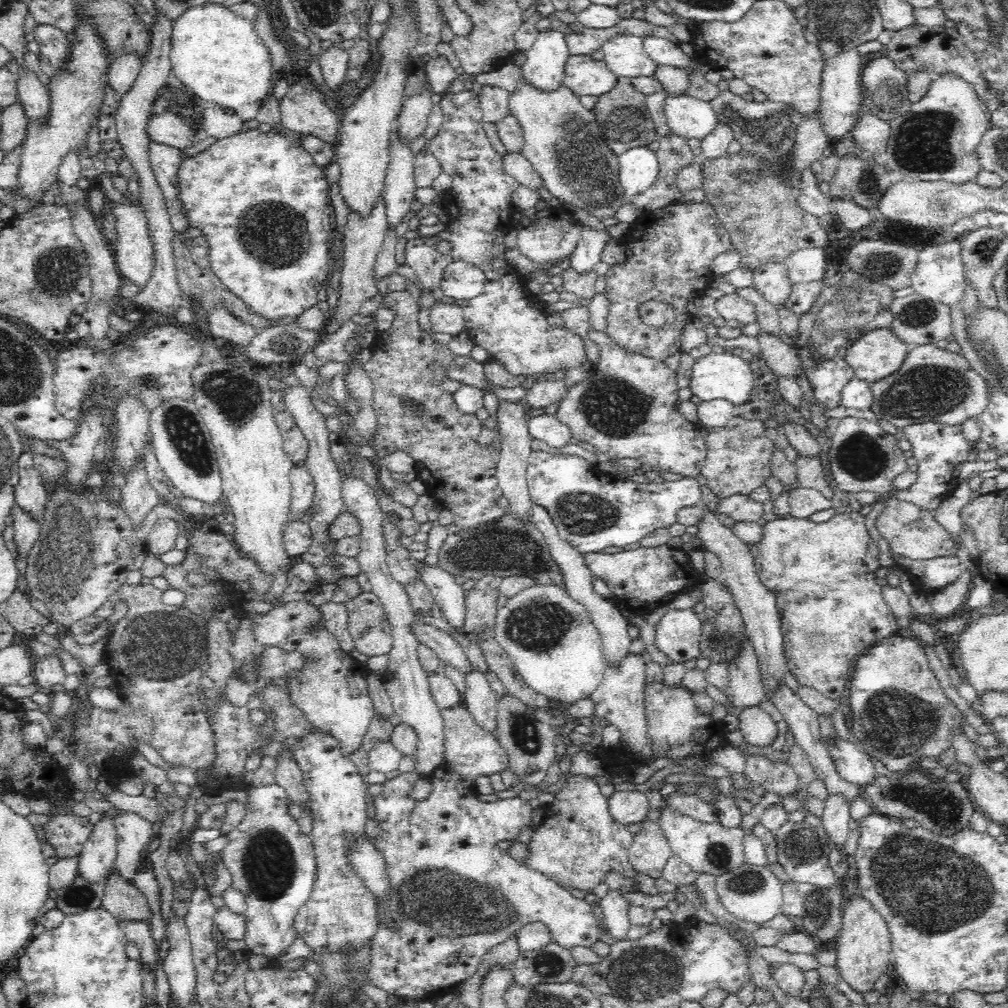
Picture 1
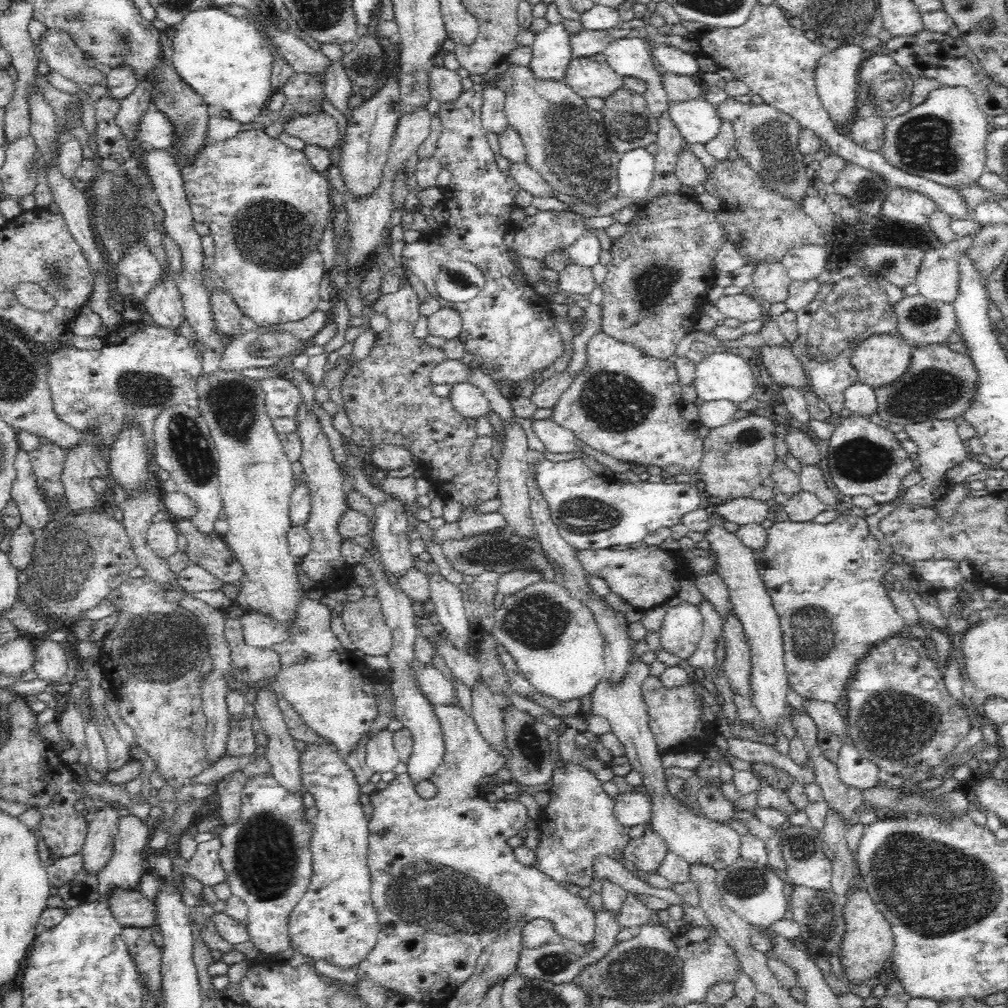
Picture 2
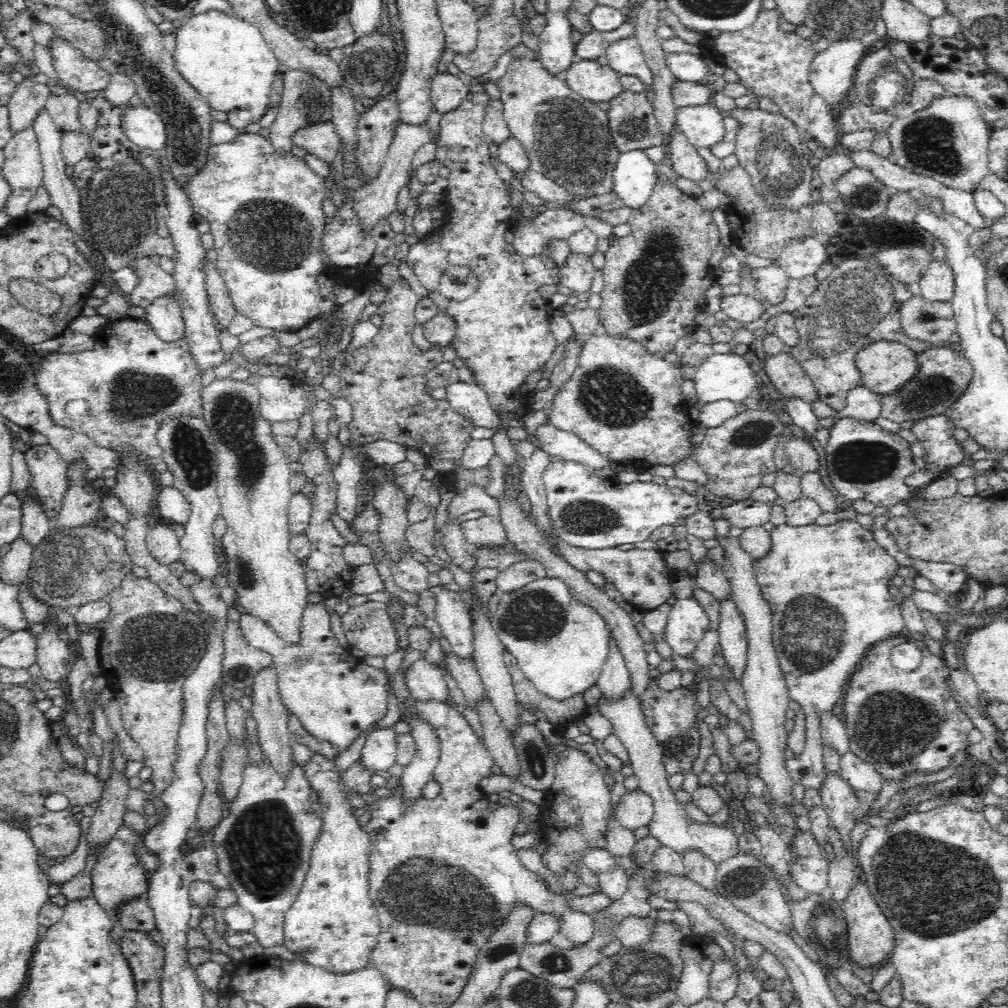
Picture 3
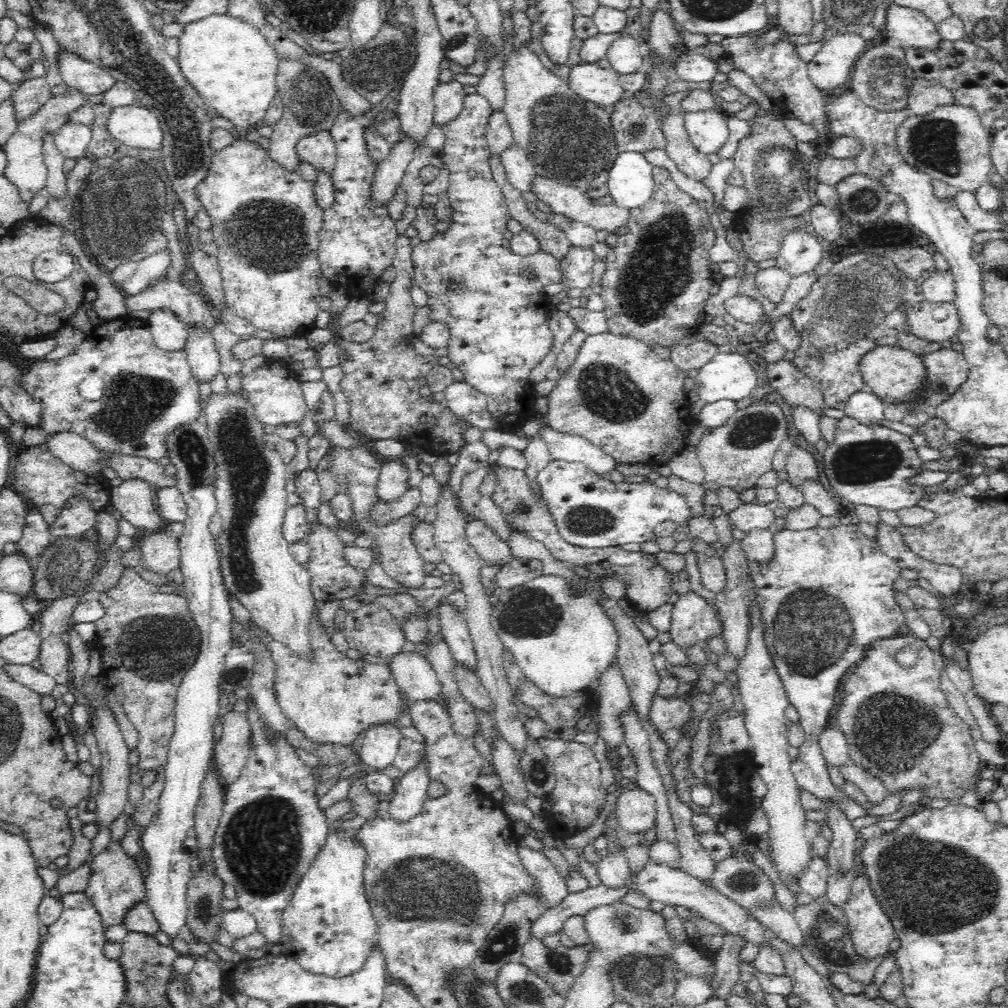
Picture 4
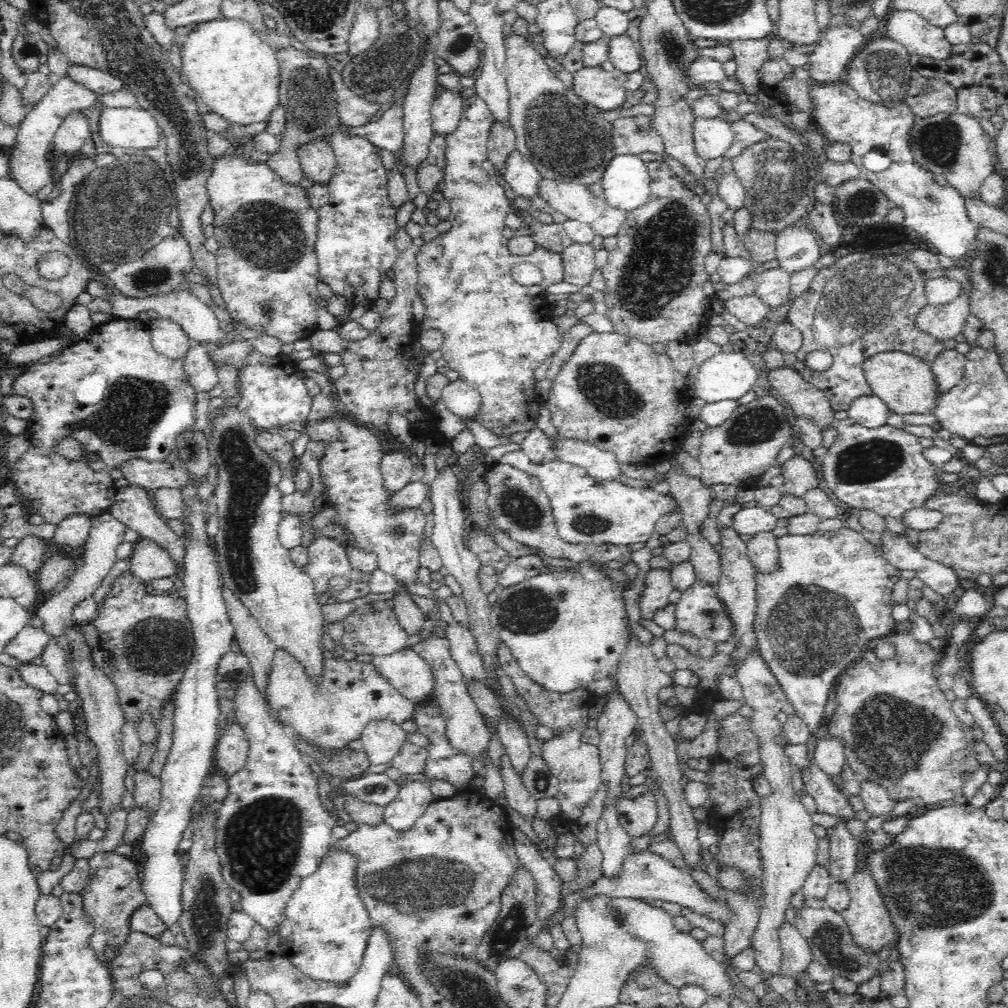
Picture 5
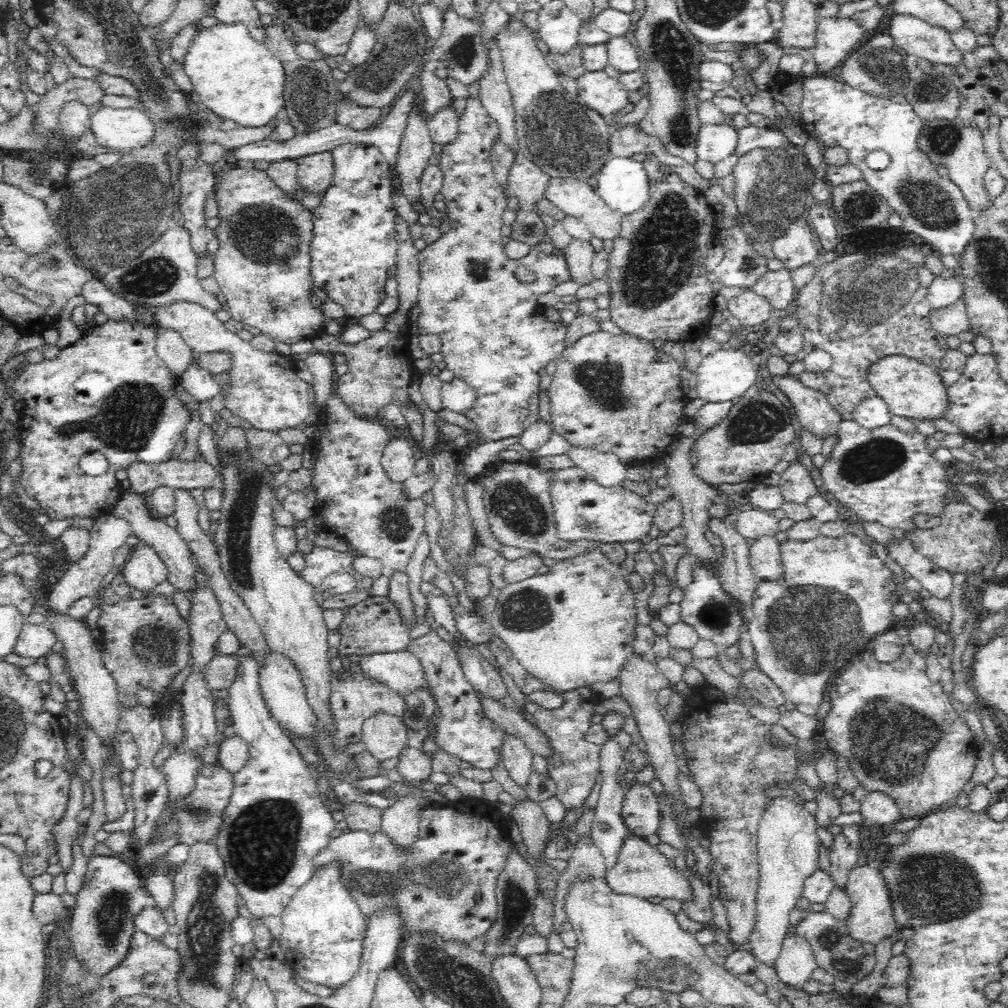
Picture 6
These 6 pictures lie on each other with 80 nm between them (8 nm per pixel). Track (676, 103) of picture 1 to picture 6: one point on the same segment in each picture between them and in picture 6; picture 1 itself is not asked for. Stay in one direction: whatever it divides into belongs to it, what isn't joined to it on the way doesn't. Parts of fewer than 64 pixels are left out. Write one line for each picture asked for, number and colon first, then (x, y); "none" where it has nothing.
2: (698, 122)
3: (704, 125)
4: (708, 131)
5: (712, 138)
6: (716, 144)

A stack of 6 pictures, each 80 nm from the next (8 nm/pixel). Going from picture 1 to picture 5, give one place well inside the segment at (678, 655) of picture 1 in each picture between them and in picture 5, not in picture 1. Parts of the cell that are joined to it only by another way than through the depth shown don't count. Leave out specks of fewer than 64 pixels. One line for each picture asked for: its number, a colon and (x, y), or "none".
2: (682, 630)
3: (688, 621)
4: (694, 619)
5: (699, 610)

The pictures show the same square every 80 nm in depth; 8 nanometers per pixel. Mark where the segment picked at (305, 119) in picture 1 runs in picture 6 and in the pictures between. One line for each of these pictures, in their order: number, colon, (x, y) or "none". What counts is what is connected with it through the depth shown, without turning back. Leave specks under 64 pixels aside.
2: (321, 130)
3: (321, 141)
4: (319, 151)
5: (318, 161)
6: (315, 173)

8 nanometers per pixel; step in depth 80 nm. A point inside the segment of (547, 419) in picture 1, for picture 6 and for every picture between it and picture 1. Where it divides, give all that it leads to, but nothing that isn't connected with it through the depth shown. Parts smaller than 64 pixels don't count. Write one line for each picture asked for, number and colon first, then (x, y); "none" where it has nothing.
2: (557, 440)
3: (566, 446)
4: (562, 446)
5: (603, 466)
6: (607, 470)

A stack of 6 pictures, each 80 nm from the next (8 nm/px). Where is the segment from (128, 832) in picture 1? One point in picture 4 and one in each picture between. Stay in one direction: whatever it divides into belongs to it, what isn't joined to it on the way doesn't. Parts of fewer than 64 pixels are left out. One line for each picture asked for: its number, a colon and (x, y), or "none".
2: (124, 869)
3: (118, 877)
4: (116, 885)

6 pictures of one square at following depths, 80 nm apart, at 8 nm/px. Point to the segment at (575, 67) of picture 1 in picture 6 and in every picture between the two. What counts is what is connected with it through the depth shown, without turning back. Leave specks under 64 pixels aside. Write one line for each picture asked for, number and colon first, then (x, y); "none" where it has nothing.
2: (586, 77)
3: (591, 81)
4: (602, 87)
5: (601, 89)
6: (604, 95)

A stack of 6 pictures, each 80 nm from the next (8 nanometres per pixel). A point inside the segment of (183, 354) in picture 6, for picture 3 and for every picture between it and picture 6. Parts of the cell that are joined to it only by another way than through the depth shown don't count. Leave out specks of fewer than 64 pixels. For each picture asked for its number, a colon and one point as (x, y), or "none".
3: (165, 316)
4: (169, 334)
5: (168, 339)

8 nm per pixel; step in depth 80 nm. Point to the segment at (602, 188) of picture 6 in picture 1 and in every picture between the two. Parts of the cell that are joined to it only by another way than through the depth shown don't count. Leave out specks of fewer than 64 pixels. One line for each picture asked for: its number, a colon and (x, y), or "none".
1: (638, 167)
2: (635, 172)
3: (635, 175)
4: (630, 179)
5: (626, 182)

